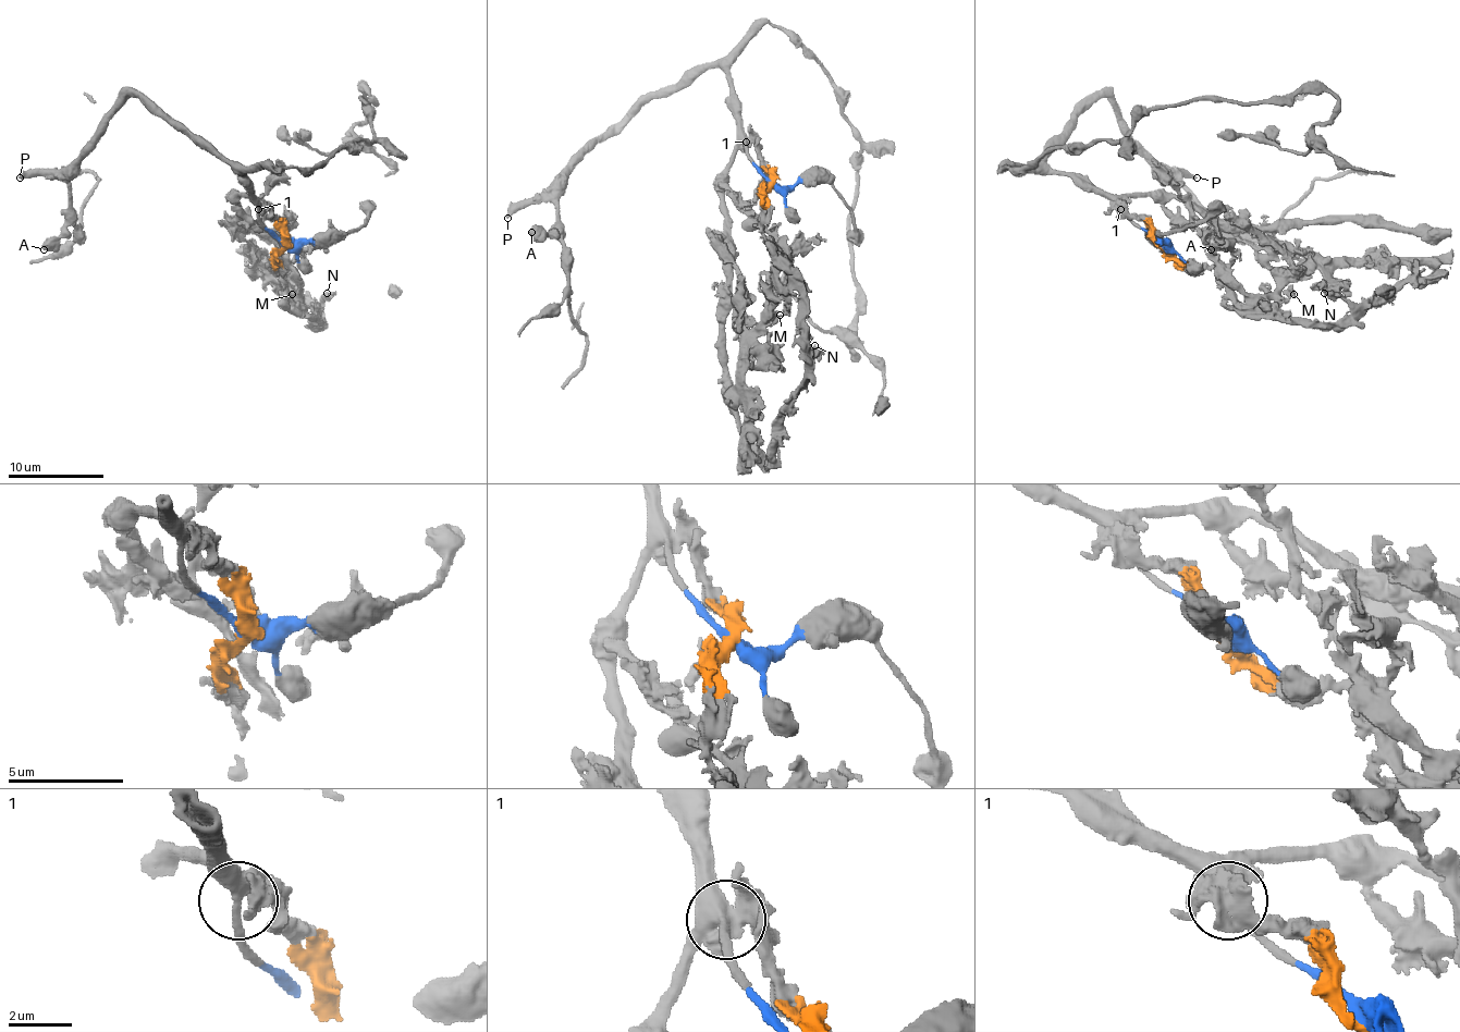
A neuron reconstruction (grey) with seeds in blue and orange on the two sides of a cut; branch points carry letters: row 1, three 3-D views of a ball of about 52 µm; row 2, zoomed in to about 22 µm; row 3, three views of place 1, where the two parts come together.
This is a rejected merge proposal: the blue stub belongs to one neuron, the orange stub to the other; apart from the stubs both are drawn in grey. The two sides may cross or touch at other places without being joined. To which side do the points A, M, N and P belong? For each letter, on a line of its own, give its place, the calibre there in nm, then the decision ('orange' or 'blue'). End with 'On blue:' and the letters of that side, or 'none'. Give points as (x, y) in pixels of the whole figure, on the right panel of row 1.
A: (1211, 249) | 750 nm | blue
M: (1293, 294) | 170 nm | orange
N: (1324, 293) | 260 nm | orange
P: (1197, 177) | 360 nm | blue
On blue: A, P

